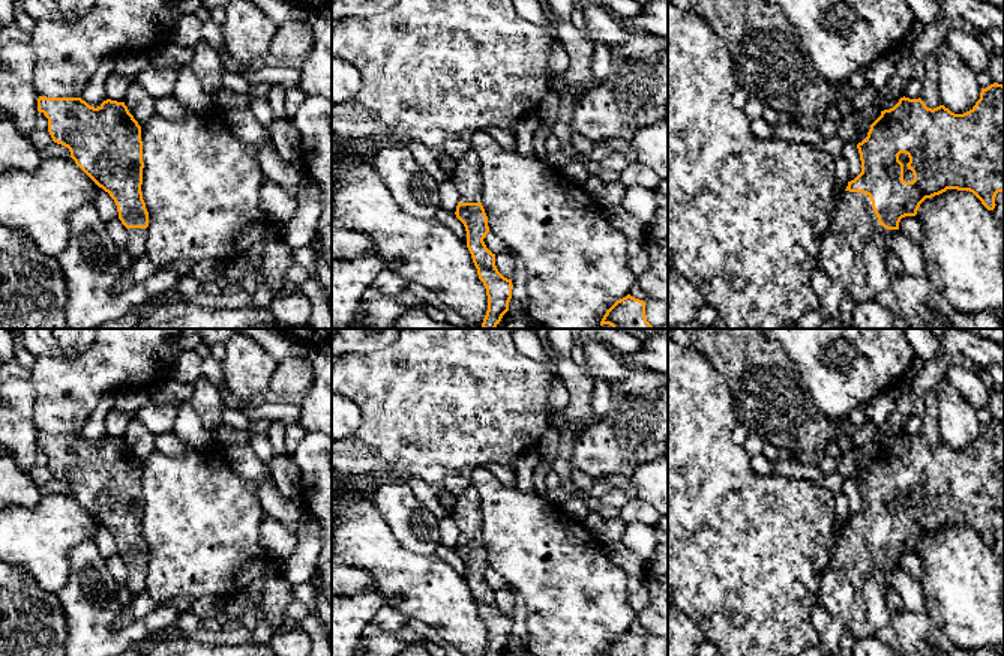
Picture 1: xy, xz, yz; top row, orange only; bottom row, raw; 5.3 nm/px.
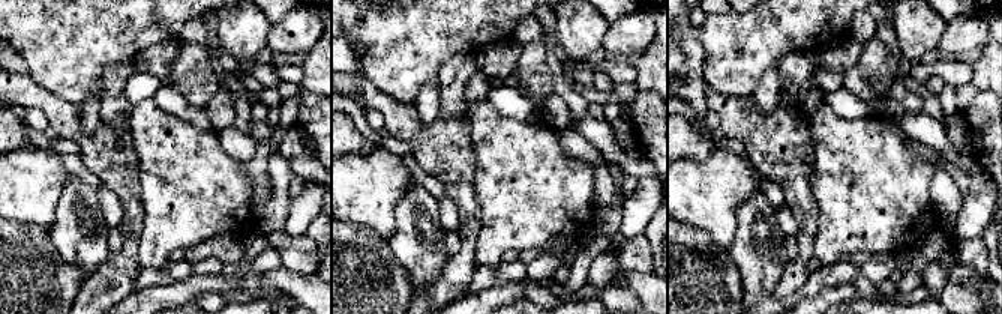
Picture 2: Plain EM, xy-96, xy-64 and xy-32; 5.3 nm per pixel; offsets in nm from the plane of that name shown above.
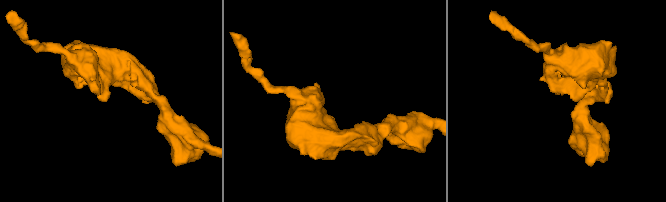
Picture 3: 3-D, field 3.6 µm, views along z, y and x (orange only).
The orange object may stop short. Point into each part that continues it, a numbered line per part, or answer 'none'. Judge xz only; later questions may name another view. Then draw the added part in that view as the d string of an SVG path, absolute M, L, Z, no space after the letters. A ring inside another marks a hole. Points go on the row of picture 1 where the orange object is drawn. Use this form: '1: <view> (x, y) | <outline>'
1: xz (467, 177) | M473 150L456 161L450 180L458 191L459 203L482 203L482 173L479 156Z

